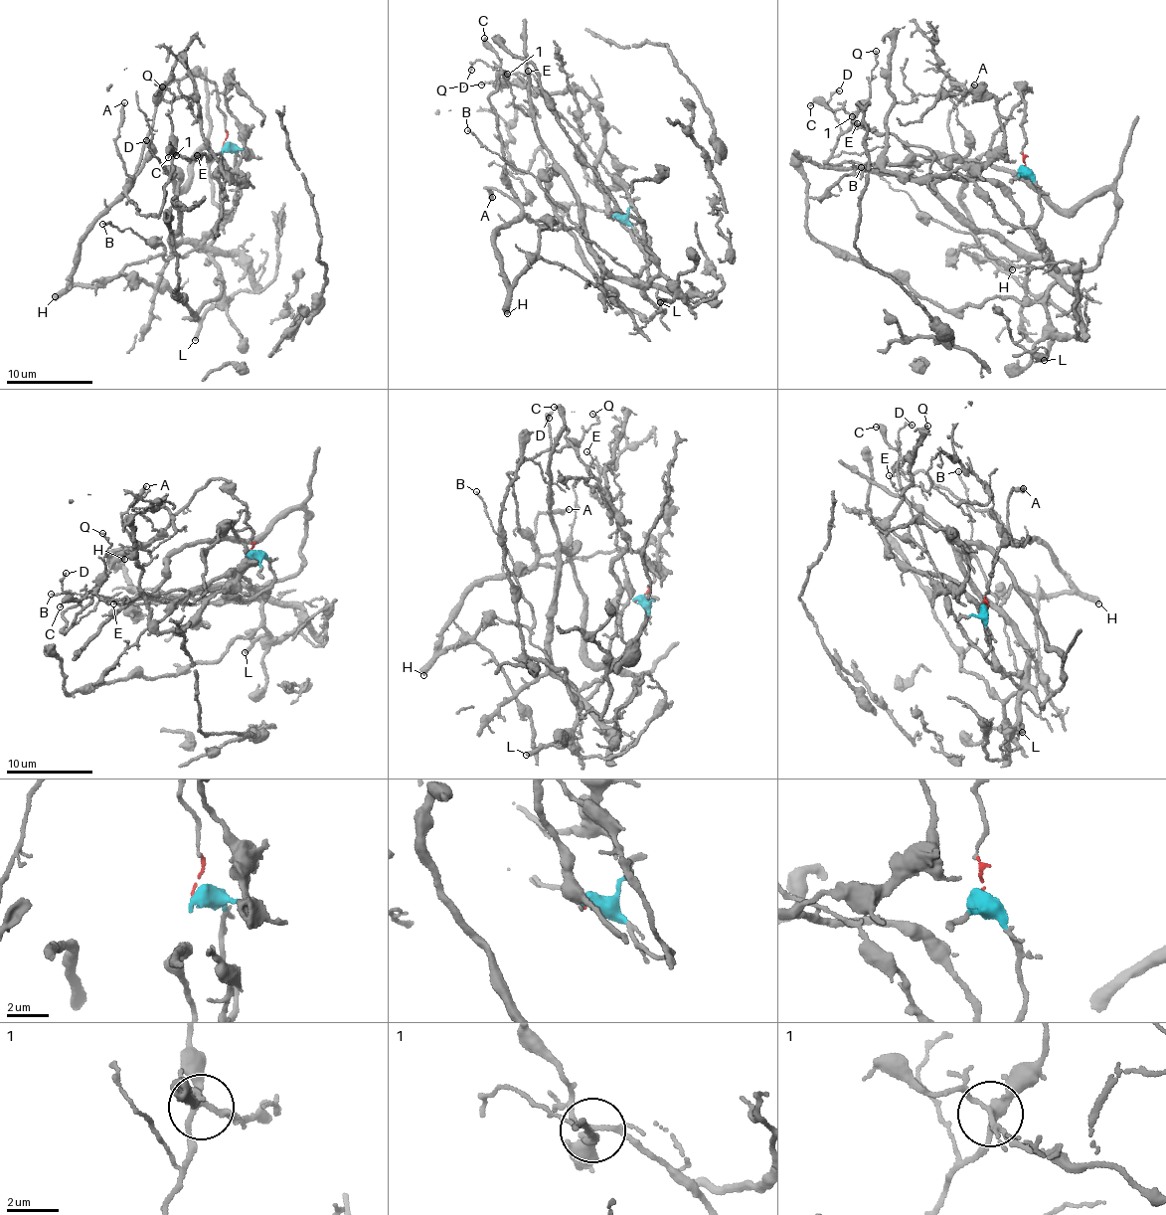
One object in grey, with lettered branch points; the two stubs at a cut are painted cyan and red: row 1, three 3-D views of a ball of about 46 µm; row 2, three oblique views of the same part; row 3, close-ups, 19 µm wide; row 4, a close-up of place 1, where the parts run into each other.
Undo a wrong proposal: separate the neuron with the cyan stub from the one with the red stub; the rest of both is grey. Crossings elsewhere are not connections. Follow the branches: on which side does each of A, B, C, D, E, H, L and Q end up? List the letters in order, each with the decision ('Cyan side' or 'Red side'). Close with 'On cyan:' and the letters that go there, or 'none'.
A: Red side
B: Red side
C: Cyan side
D: Red side
E: Cyan side
H: Red side
L: Cyan side
Q: Red side
On cyan: C, E, L

